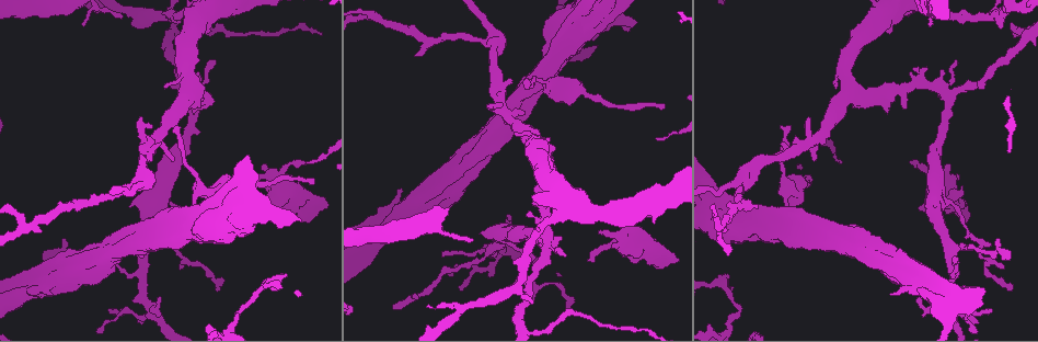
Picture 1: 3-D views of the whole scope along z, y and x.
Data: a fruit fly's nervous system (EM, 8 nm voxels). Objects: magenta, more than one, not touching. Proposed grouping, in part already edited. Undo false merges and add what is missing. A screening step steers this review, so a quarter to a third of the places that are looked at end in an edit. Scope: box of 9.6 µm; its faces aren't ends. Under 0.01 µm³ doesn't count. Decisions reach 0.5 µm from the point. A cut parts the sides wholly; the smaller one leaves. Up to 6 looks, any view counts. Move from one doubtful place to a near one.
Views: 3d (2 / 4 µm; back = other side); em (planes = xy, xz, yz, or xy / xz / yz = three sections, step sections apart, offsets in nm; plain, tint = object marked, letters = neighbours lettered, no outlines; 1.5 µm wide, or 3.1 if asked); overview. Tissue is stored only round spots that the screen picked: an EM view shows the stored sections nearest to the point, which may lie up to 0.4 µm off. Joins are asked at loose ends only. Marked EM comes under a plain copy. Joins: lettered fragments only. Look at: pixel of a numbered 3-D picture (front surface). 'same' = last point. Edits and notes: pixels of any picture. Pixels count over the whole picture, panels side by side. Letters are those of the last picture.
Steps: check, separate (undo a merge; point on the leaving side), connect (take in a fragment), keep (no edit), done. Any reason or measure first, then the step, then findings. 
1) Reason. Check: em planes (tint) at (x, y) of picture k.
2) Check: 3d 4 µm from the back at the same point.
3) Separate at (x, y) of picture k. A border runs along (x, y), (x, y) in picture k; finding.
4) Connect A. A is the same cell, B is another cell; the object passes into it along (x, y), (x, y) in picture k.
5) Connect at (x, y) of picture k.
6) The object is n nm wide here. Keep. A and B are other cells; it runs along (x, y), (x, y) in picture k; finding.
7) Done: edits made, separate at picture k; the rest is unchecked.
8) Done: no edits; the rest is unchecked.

Free end. Check: em planes (letters) at (160, 299) of picture 1.

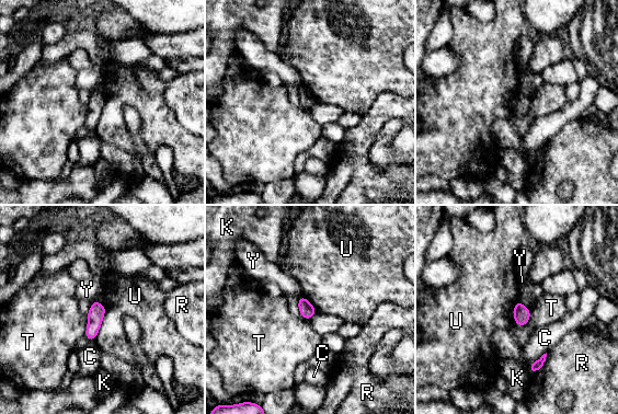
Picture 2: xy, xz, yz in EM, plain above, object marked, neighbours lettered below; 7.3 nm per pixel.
Keep. C, K, R, T, U and Y are other cells; a border runs along (518, 299), (513, 319), (524, 326) in picture 2; none of them fits.

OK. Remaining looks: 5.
Tapers out. Check: 3d 2 µm at (953, 257) of picture 1.

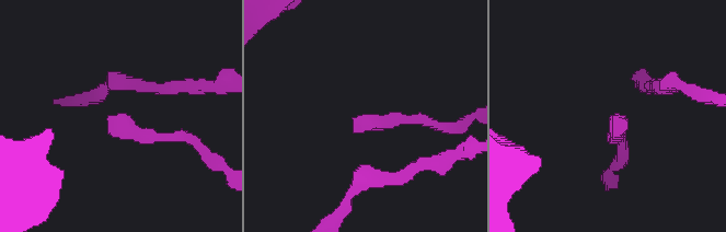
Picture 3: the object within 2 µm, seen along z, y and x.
Check: em yz step 8 (tint) at (352, 117) of picture 3.

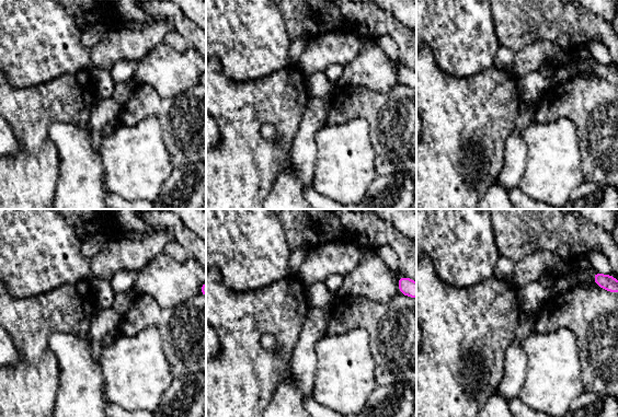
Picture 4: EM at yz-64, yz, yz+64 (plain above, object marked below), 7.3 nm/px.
Cut it another way. Check: em planes (letters) at the same point.

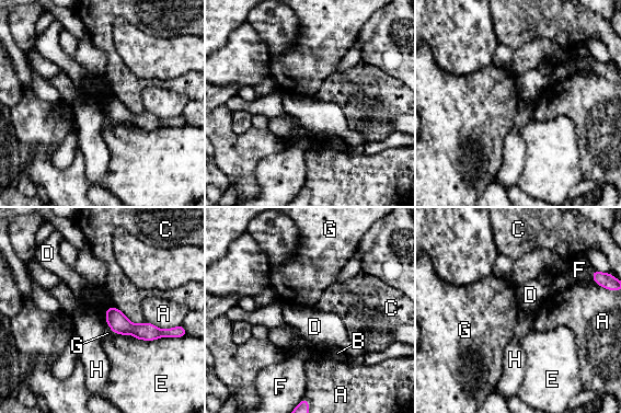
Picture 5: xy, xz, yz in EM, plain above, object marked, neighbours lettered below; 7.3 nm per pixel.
The longest contact is with E, 280 nm. Keep. A, B, C, D, E, F, G and H are other cells; no lettered fragment goes on from it.

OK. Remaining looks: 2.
Branch stops here. Check: 3d 2 µm at (528, 212) of picture 1.

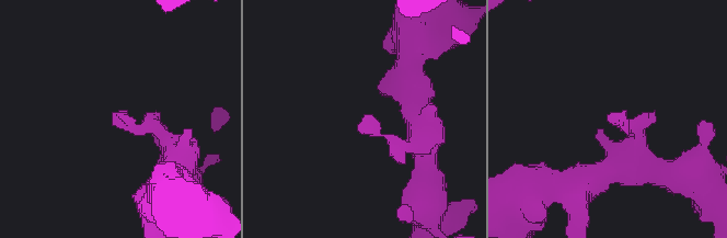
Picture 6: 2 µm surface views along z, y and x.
Shape alone is not enough. Check: em planes (letters) at (372, 114) of picture 6.

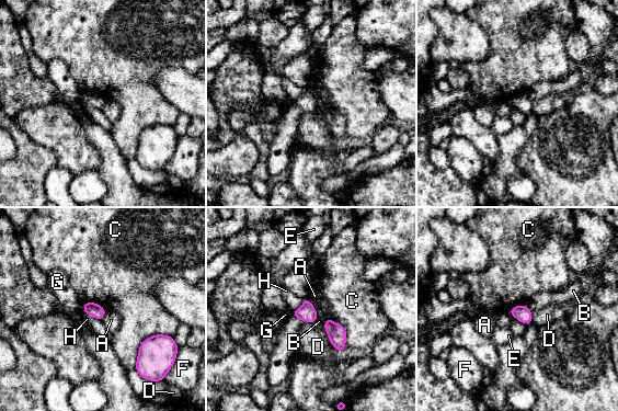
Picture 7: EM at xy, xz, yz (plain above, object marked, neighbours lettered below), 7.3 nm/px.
Keep. A, B, C, D, E, F, G and H are other cells; a border runs along (306, 297), (318, 317) in picture 7; no lettered fragment goes on from it.

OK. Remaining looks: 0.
Done: no edits; the rest is unchecked.

